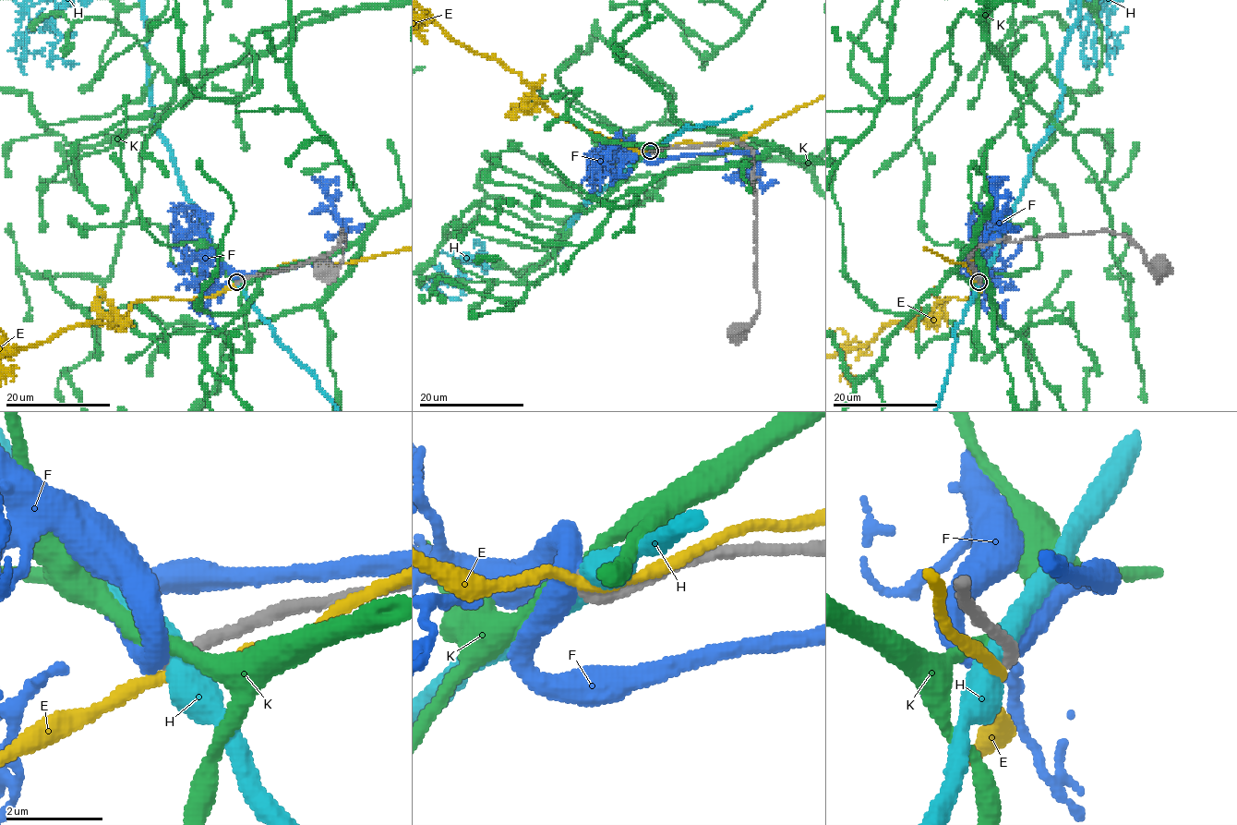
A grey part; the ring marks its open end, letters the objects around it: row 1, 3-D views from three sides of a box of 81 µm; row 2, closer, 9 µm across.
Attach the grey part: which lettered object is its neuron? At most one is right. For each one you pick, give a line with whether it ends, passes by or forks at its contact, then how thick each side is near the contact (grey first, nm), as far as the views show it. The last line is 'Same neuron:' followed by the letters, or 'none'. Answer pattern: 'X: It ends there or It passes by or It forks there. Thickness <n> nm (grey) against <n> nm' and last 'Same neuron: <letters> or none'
F: It passes by. Thickness 280 nm (grey) against 460 nm
Same neuron: F

